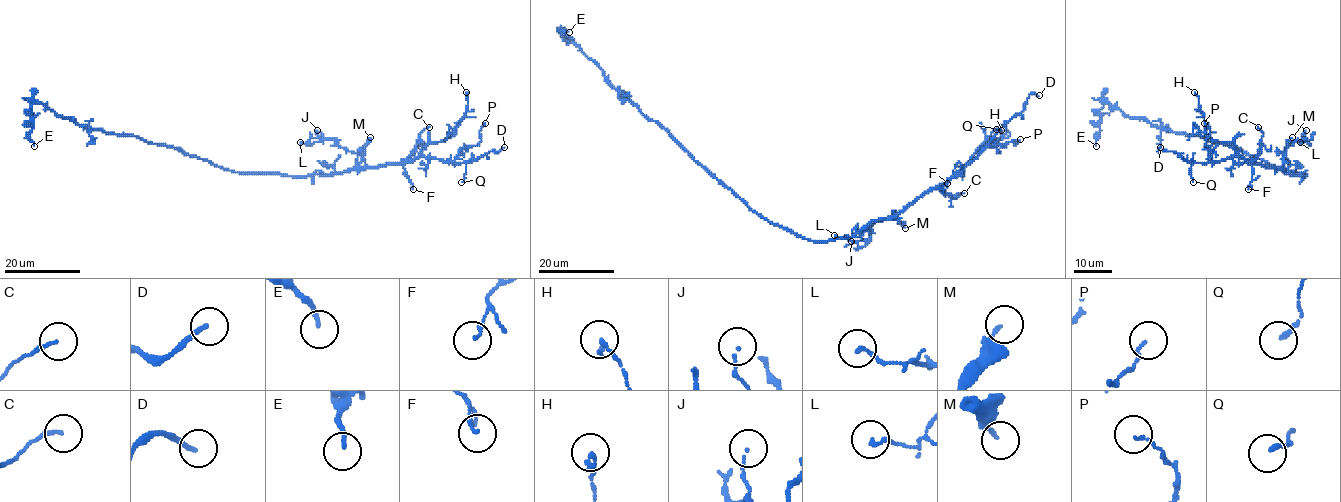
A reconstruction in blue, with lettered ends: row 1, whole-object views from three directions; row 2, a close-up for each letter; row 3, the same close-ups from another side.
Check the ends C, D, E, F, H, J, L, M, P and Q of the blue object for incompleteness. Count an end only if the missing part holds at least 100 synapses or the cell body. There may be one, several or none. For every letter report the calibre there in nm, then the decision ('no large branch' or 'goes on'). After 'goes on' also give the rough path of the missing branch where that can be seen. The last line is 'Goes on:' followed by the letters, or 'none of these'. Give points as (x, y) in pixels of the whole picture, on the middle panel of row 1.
C: 140 nm | no large branch
D: 180 nm | goes on
E: 140 nm | no large branch
F: 130 nm | no large branch
H: 160 nm | no large branch
J: 90 nm | no large branch
L: 150 nm | no large branch
M: 150 nm | no large branch
P: 90 nm | no large branch
Q: 170 nm | no large branch
Goes on: D

